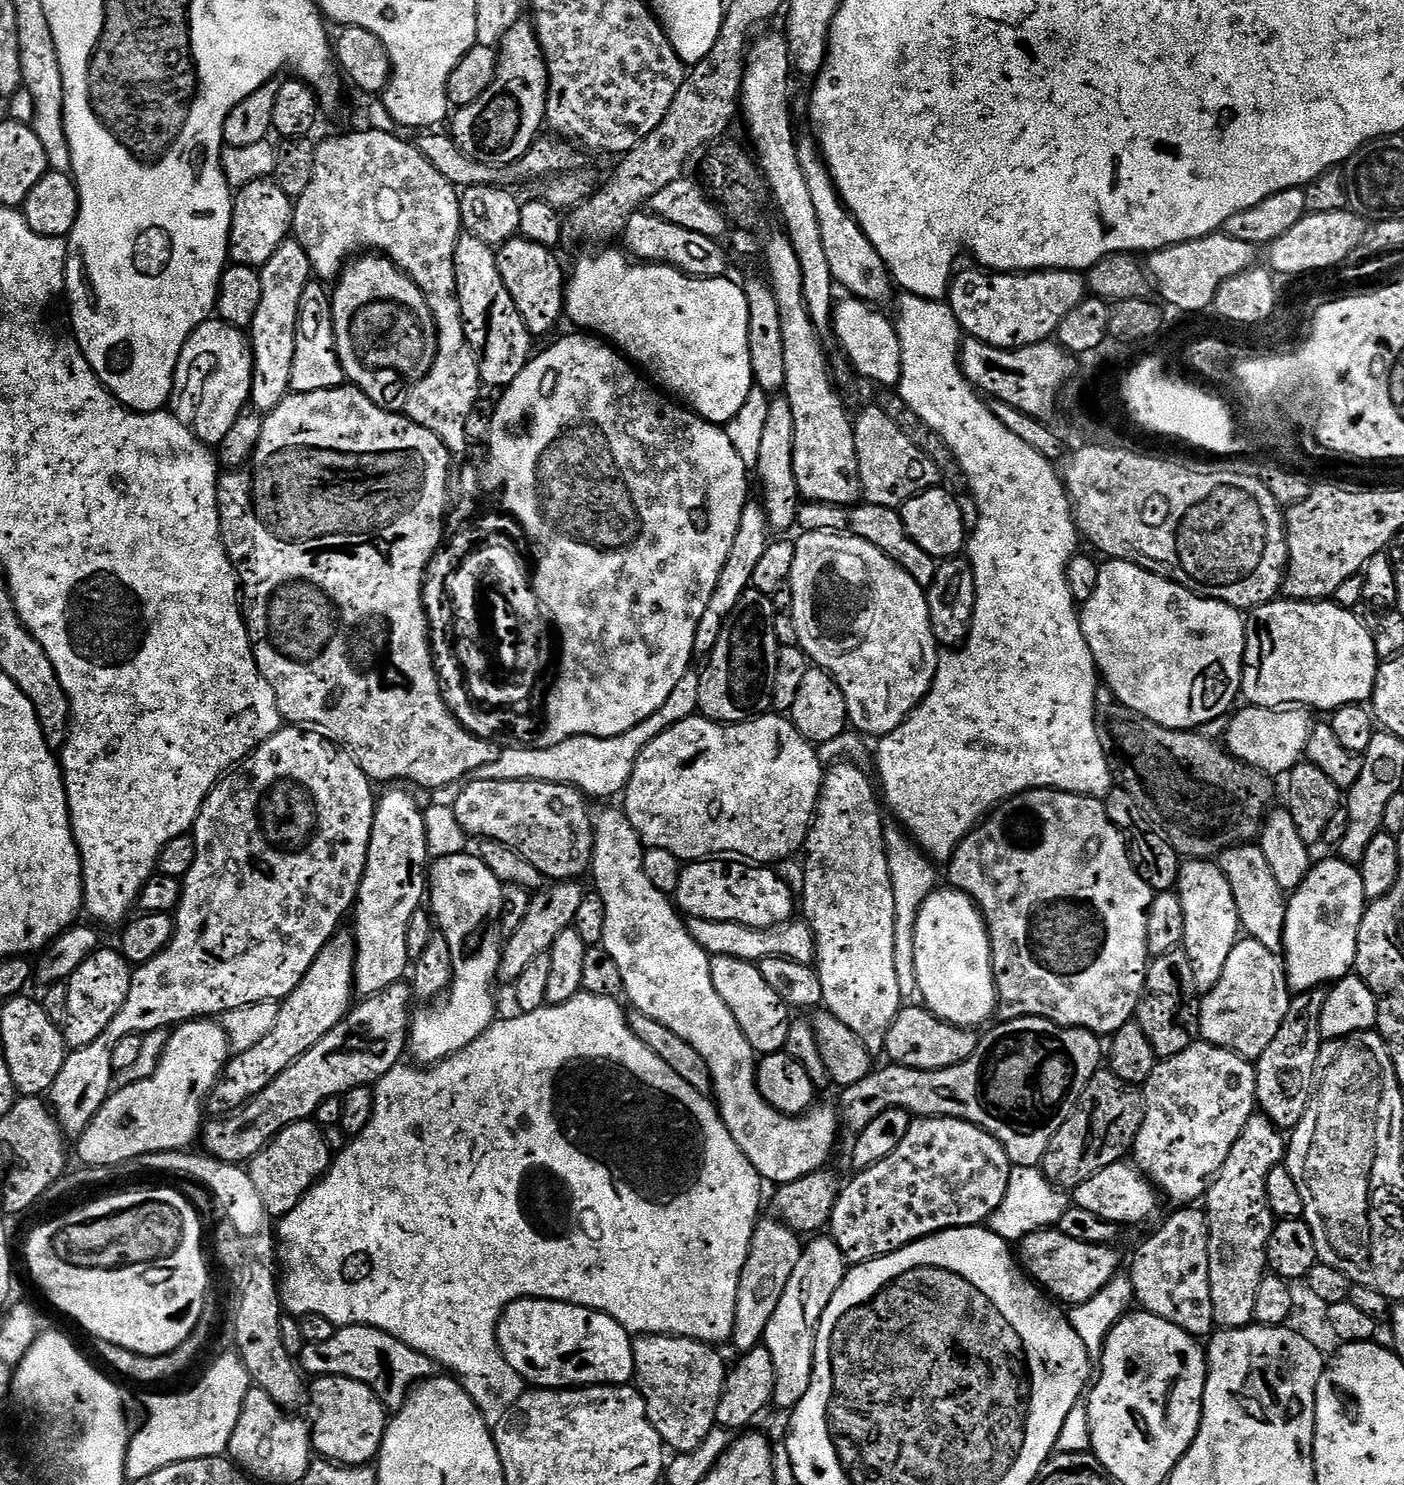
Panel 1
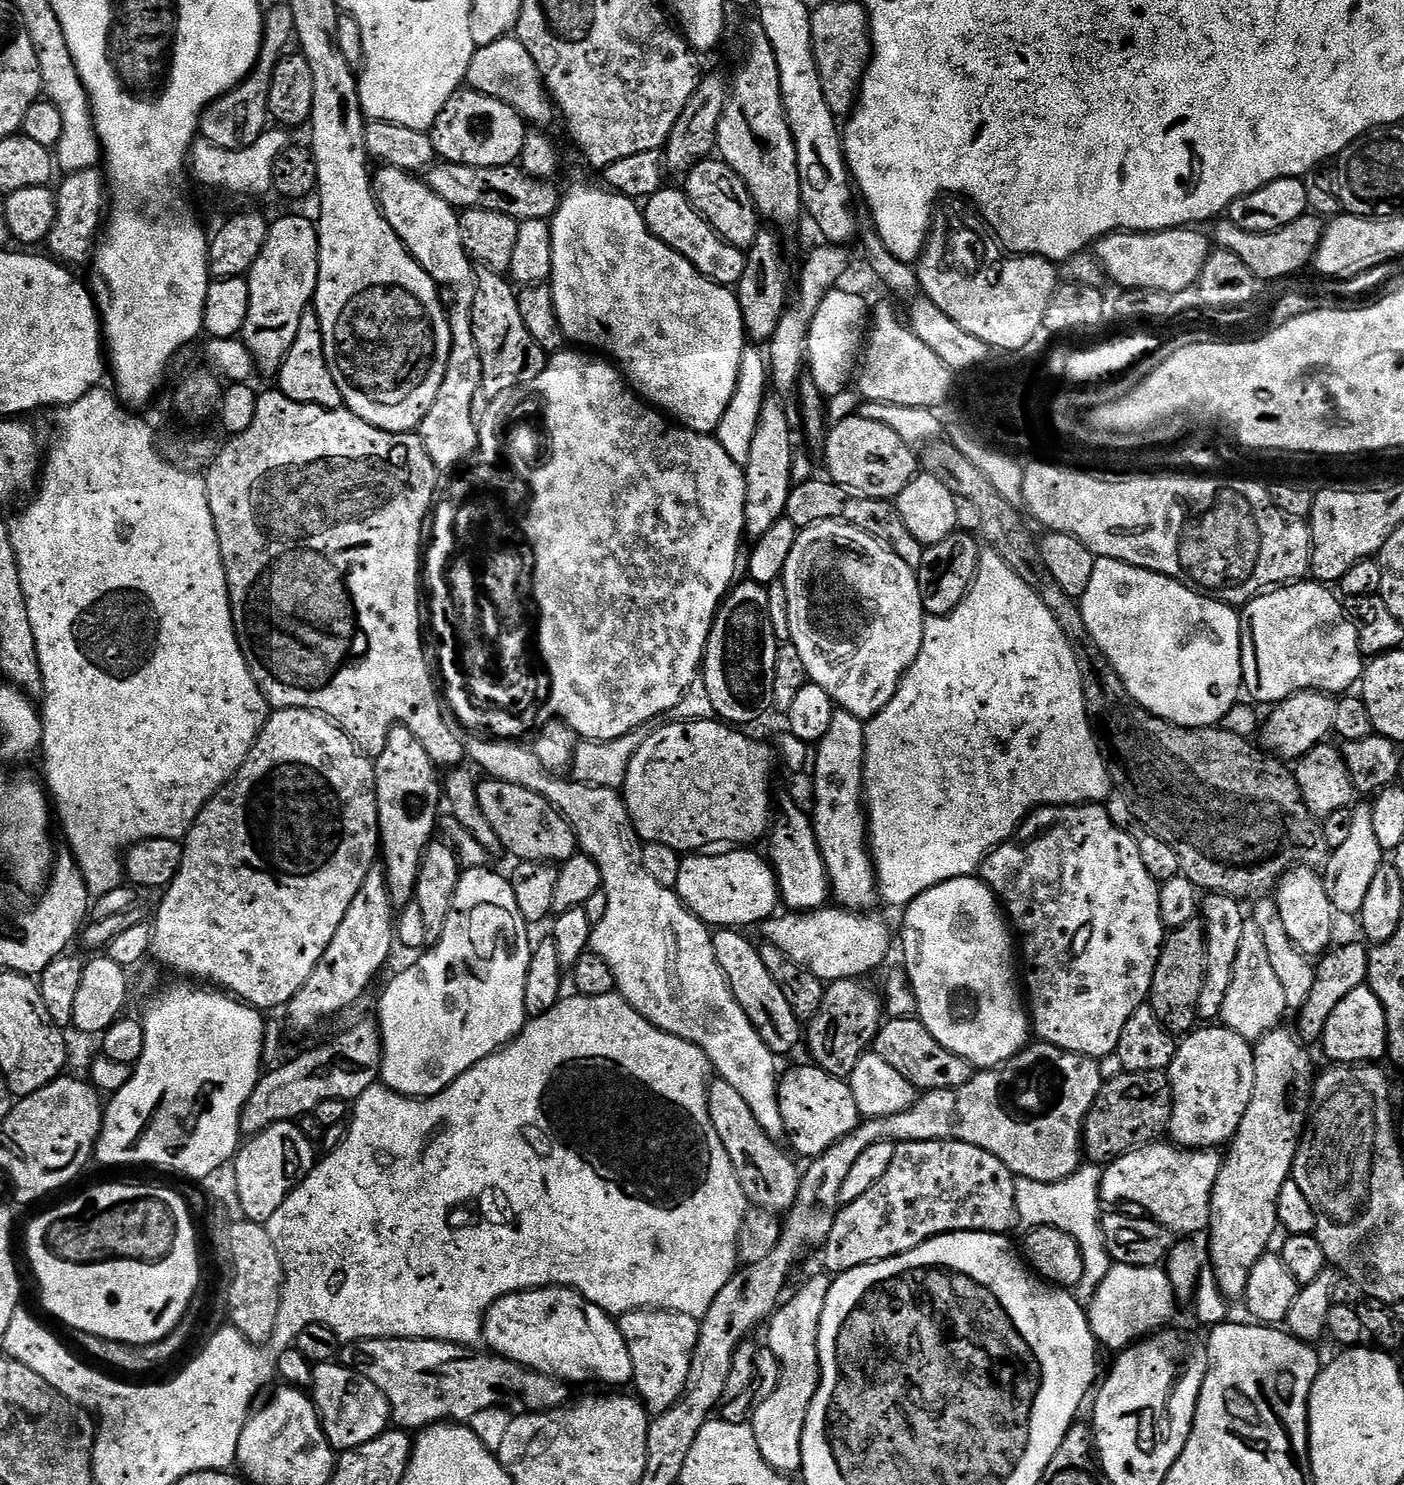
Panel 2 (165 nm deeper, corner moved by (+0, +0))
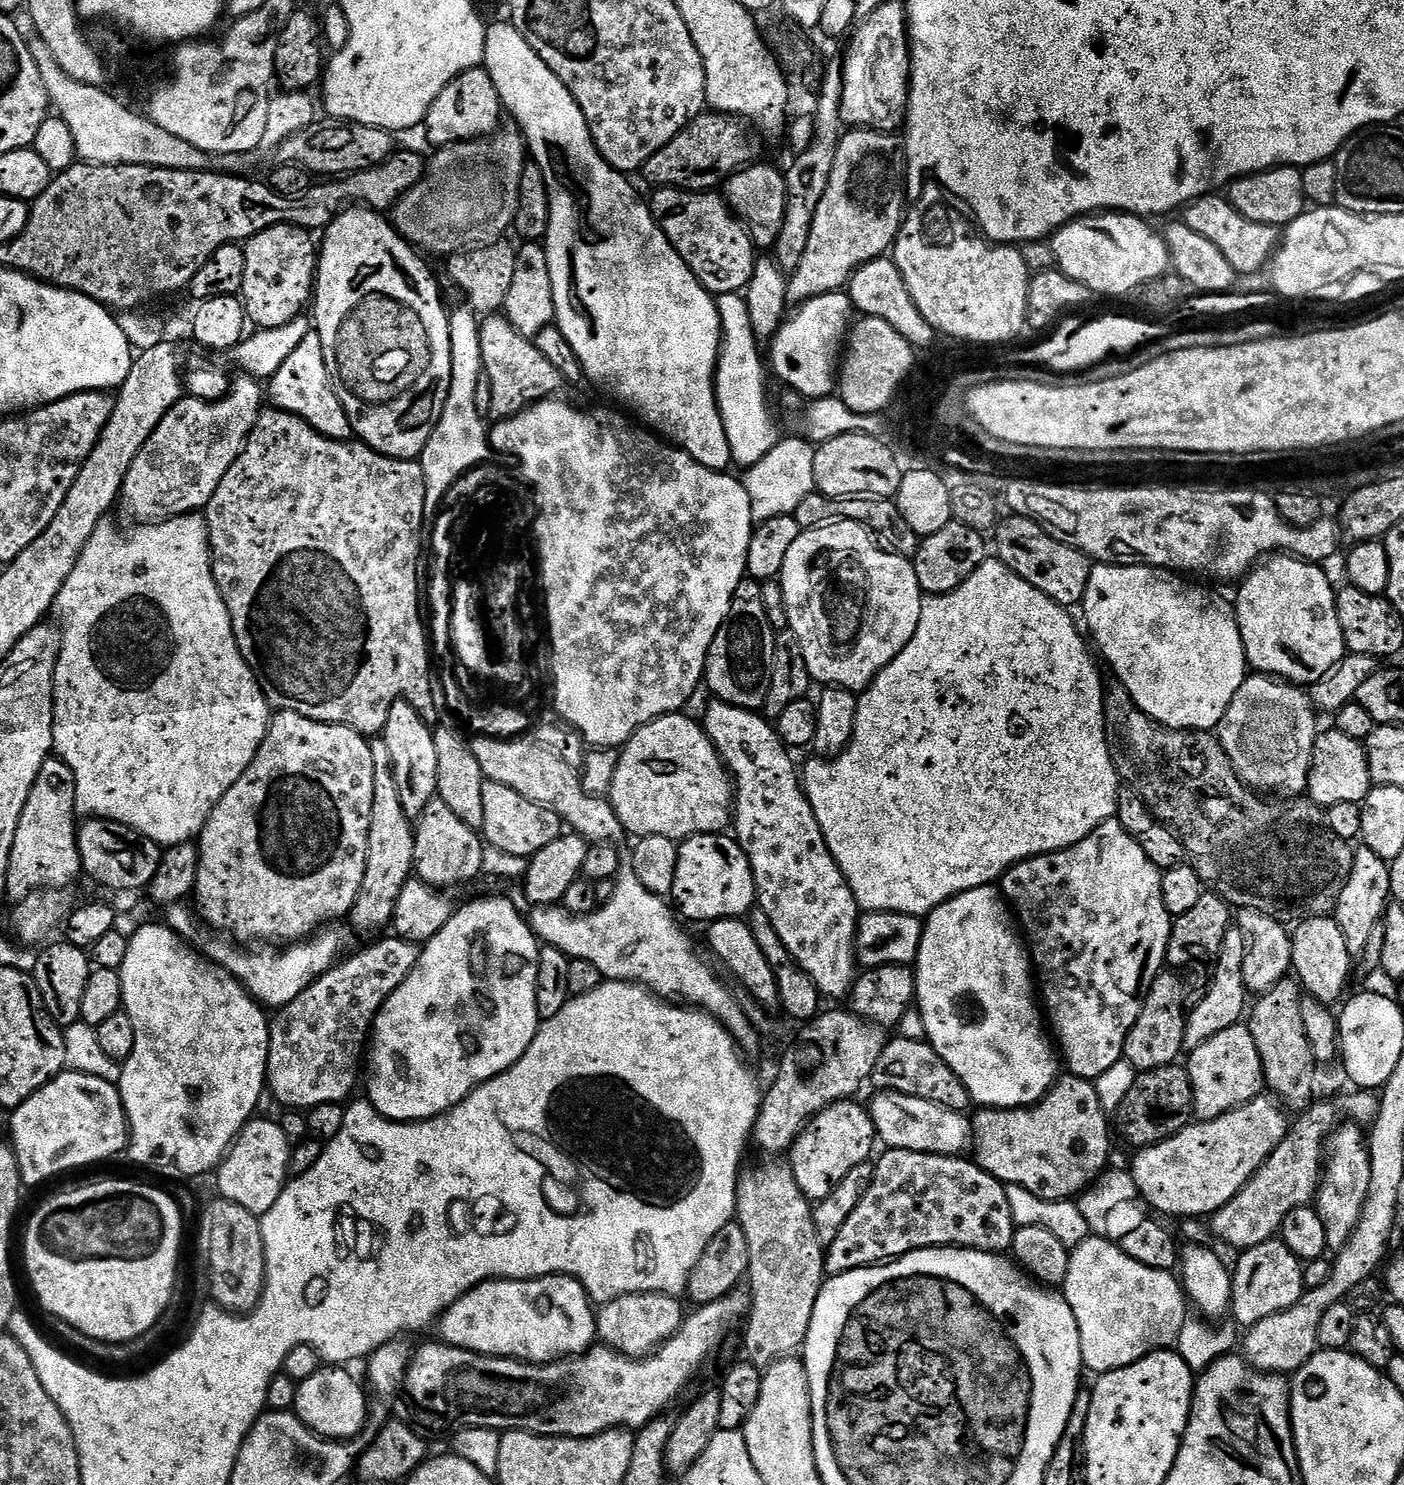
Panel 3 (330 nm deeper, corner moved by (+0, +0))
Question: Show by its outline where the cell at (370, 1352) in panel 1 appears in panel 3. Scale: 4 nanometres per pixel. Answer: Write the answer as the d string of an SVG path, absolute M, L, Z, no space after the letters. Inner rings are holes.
M737 1290L718 1298L714 1302L697 1307L696 1313L685 1315L684 1325L676 1335L672 1336L657 1348L651 1356L641 1358L639 1356L628 1356L625 1352L618 1352L614 1348L607 1346L593 1346L587 1352L579 1356L569 1356L566 1360L553 1360L551 1364L532 1364L529 1360L514 1360L510 1356L487 1356L472 1352L468 1348L456 1348L453 1344L435 1342L436 1344L424 1345L411 1359L408 1375L406 1377L406 1393L428 1416L441 1416L448 1424L453 1424L453 1429L461 1428L494 1428L497 1430L519 1430L522 1432L535 1432L538 1436L572 1436L576 1440L581 1440L584 1436L597 1436L603 1432L609 1432L611 1428L622 1428L625 1430L639 1430L645 1428L650 1421L657 1416L665 1415L668 1407L683 1394L688 1388L688 1383L699 1374L704 1368L704 1363L712 1356L715 1348L720 1348L724 1344L724 1339L732 1332L732 1327L736 1323L743 1321L747 1317L752 1306L752 1297L747 1291Z

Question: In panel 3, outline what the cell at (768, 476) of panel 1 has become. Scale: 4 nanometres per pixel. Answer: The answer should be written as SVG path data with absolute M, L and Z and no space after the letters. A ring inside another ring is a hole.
M852 128L841 135L834 162L830 170L830 182L826 182L826 194L822 194L822 202L818 202L818 210L814 210L814 222L810 226L810 242L806 242L806 250L802 250L802 258L798 266L788 276L788 299L793 305L799 306L806 300L813 300L831 292L839 292L852 279L857 268L866 262L881 259L895 245L896 236L900 232L900 225L904 223L906 203L904 204L904 180L909 179L906 153L899 135L890 132L875 132L873 128Z

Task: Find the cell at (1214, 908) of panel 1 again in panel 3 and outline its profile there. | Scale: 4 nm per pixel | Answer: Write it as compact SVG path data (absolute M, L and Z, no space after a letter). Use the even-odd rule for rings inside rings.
M1229 927L1224 934L1224 940L1220 943L1220 955L1216 957L1214 967L1211 969L1211 972L1213 971L1212 985L1209 986L1208 993L1197 1002L1196 1009L1193 1012L1191 1009L1187 1013L1184 1026L1185 1049L1191 1050L1202 1046L1202 1042L1214 1038L1214 1034L1222 1034L1222 1030L1241 1023L1245 1019L1246 1005L1250 1000L1248 987L1242 978L1245 947L1246 941L1240 927Z

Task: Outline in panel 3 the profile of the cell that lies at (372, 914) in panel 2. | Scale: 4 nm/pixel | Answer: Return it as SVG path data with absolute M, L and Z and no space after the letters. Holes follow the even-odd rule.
M383 739L371 741L374 758L374 810L370 810L370 834L366 846L366 874L358 898L350 913L350 921L360 932L372 932L375 928L387 929L392 923L394 906L402 886L413 875L414 831L413 821L402 810L402 798L398 798L398 786L392 773L390 750Z

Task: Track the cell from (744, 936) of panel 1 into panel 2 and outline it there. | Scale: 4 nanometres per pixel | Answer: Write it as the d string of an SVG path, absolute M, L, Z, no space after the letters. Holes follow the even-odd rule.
M825 906L814 912L789 911L788 916L773 915L762 925L763 939L786 954L798 966L810 970L820 980L855 980L880 968L892 948L892 932L876 914L849 912L839 906Z

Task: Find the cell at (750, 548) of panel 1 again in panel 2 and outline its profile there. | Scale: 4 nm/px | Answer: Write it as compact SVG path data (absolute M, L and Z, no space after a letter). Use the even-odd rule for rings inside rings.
M776 394L765 395L764 404L760 407L758 422L754 430L754 438L750 442L750 458L746 458L743 464L744 477L746 478L746 514L744 515L744 531L753 541L760 540L774 522L785 519L784 511L786 502L790 498L790 490L793 486L792 466L797 449L792 448L792 426L788 422L788 416L784 413L784 406L780 402L781 397Z

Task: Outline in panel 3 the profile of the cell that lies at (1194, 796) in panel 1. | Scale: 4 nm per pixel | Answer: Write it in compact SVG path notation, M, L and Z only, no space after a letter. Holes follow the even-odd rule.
M1115 678L1109 679L1104 685L1104 733L1108 736L1110 758L1114 762L1121 781L1136 793L1136 796L1148 807L1155 820L1159 820L1161 824L1165 824L1171 832L1175 832L1179 836L1184 847L1187 863L1198 874L1201 885L1207 891L1216 893L1233 909L1249 908L1250 910L1258 910L1262 914L1273 916L1275 920L1281 922L1289 922L1288 920L1299 922L1307 920L1310 916L1328 916L1335 909L1336 895L1340 892L1340 884L1337 881L1342 882L1352 872L1354 848L1349 841L1338 838L1326 827L1324 813L1319 804L1313 804L1307 798L1292 798L1289 800L1284 798L1261 798L1236 777L1230 758L1226 758L1226 750L1222 750L1219 739L1211 731L1168 728L1165 724L1159 724L1136 706L1130 698L1126 686Z

